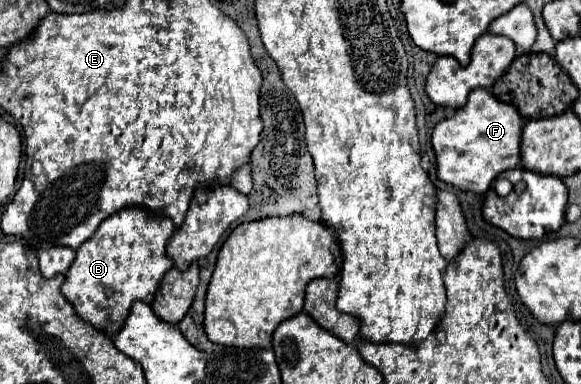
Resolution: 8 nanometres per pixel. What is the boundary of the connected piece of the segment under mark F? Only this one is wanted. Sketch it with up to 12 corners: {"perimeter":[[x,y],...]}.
{"perimeter":[[474,89],[434,127],[438,179],[486,195],[524,119]]}

